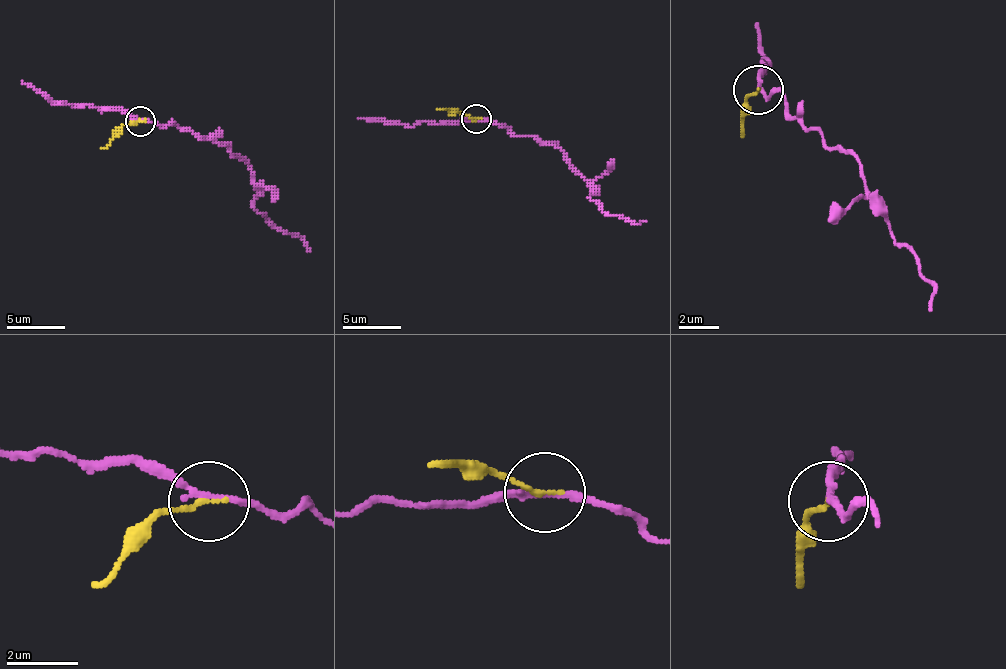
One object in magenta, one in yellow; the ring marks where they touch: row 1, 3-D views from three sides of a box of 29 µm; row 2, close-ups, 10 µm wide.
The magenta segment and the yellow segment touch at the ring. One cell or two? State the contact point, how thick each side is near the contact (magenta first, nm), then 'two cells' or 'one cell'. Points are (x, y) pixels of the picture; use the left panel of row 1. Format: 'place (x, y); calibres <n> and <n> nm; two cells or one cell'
place (140, 121); calibres 170 and 140 nm; two cells

